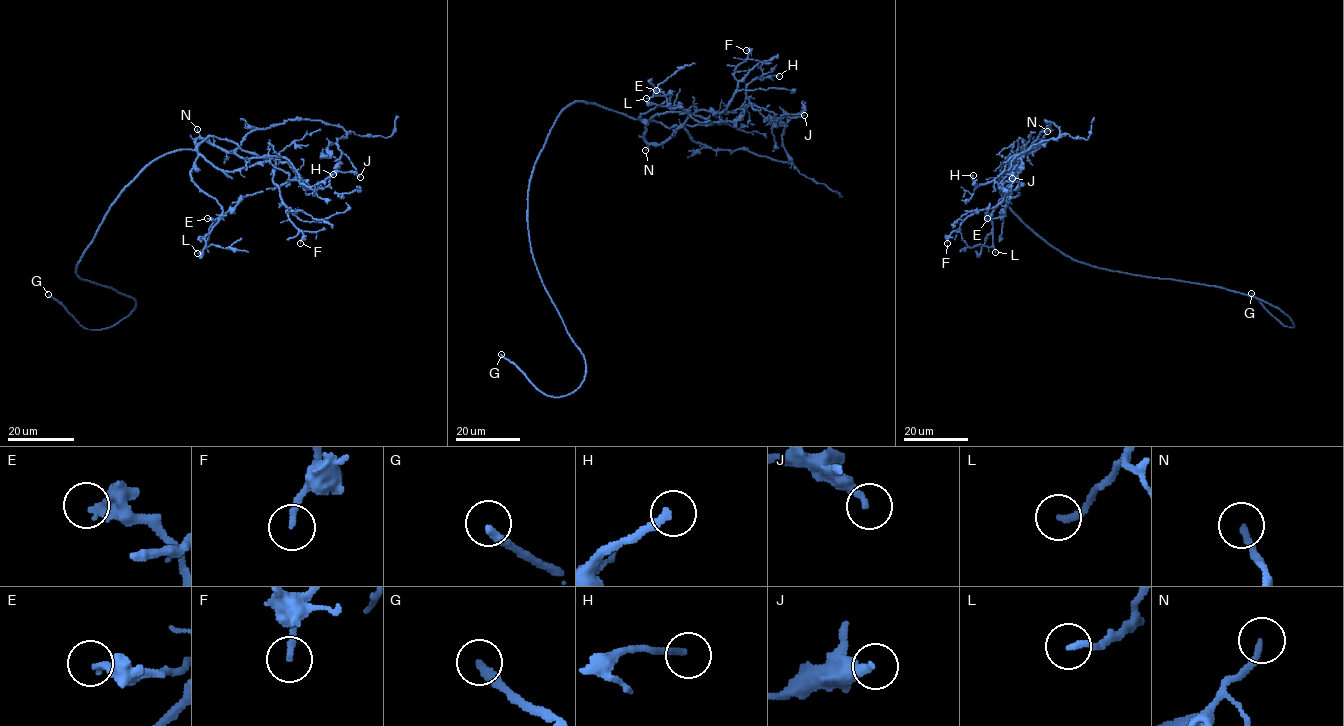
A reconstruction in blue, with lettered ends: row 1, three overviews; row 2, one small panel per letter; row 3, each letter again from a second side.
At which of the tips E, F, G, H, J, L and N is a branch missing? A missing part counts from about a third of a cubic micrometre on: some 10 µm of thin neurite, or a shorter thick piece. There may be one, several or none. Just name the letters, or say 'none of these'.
G, H, L

